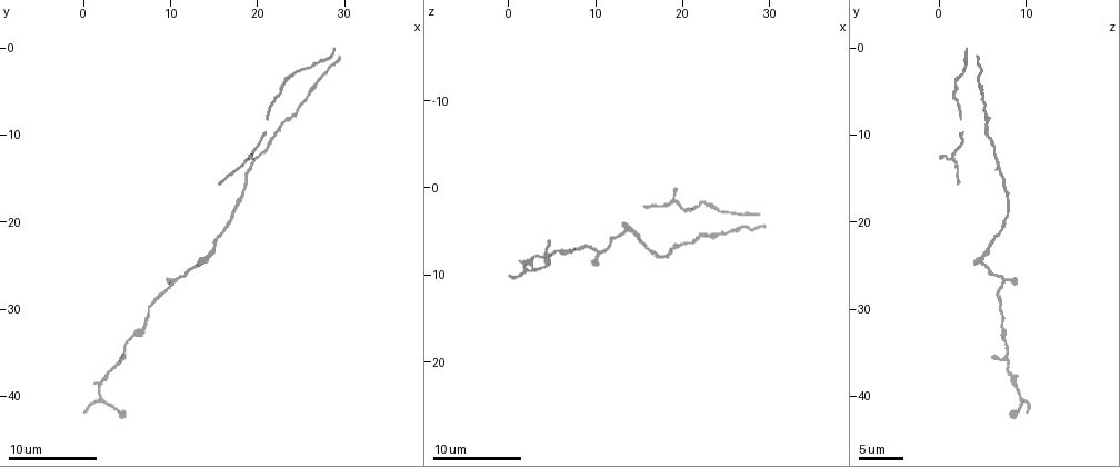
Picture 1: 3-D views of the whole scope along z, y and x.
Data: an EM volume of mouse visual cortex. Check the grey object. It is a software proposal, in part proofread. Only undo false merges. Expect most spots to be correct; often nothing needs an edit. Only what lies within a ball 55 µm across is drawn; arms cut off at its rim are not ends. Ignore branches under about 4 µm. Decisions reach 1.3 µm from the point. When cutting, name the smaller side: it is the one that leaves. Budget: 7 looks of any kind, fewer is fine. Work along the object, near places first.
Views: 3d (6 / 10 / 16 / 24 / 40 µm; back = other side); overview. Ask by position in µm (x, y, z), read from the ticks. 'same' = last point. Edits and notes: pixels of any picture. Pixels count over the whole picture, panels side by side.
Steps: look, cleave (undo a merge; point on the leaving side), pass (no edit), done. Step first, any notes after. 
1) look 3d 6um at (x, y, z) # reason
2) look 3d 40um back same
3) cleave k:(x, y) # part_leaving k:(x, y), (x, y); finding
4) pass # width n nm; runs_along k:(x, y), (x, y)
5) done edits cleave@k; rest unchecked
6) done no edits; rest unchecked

look 3d 10um at (2.8, 37.0, 7.8) # calibre changes

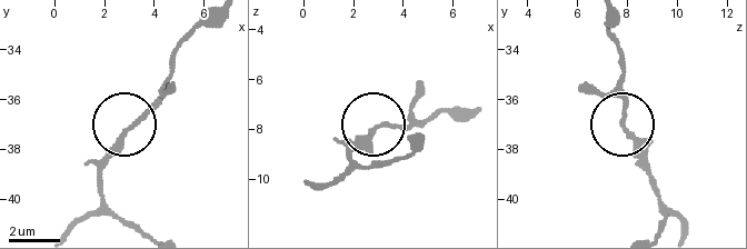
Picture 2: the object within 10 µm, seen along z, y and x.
look 3d 10um back at (3.1, 37.2, 7.9)

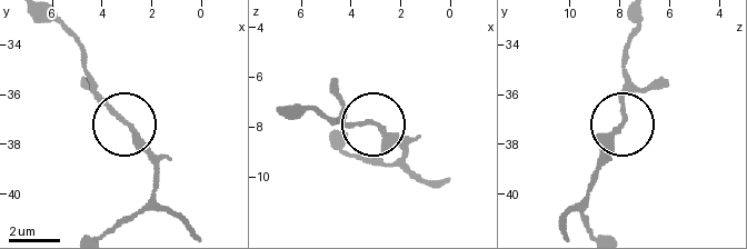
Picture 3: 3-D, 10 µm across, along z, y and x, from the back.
pass # all the same neuron

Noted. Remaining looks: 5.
look 3d 10um at (5.6, 33.2, 7.4)

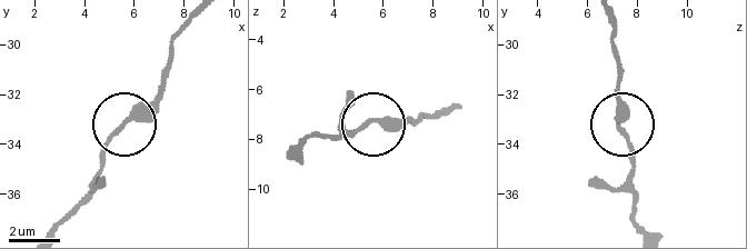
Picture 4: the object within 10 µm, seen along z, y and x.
look 3d 6um at (5.5, 33.4, 7.4)

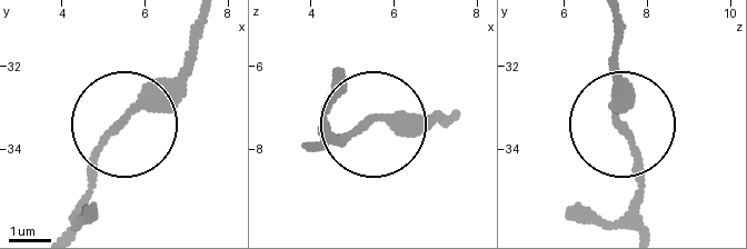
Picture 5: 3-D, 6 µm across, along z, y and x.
pass # runs_along 5:(197, 18), (190, 60), (129, 113), (66, 230); continuous, no second neuron

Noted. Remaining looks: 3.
look 3d 6um at (13.6, 24.6, 5.0) # sudden change in width

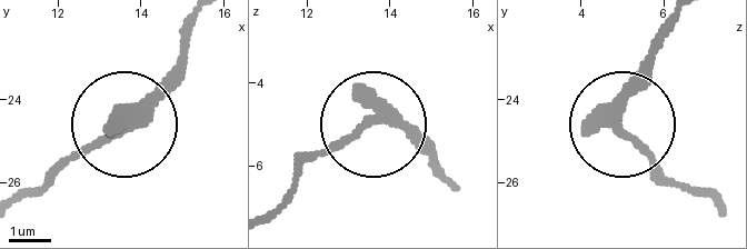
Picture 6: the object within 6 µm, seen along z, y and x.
look 3d 6um back at (13.75, 24.50, 4.80)

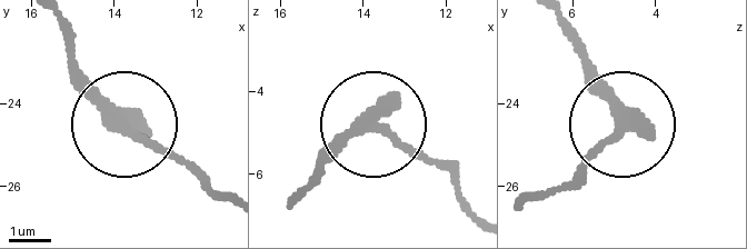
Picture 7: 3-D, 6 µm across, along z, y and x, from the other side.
pass # runs_along 7:(565, 27), (586, 79), (621, 118), (575, 182); all the same neuron

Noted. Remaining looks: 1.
done no edits; rest unchecked

